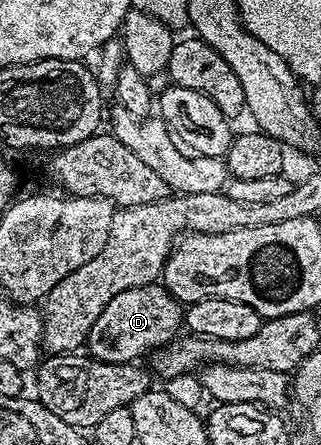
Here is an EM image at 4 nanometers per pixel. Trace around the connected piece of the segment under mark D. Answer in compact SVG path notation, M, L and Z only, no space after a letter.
M162 284L142 285L121 291L109 299L105 311L97 315L97 323L89 331L85 349L97 361L126 365L138 362L139 356L176 340L185 321L184 306Z

